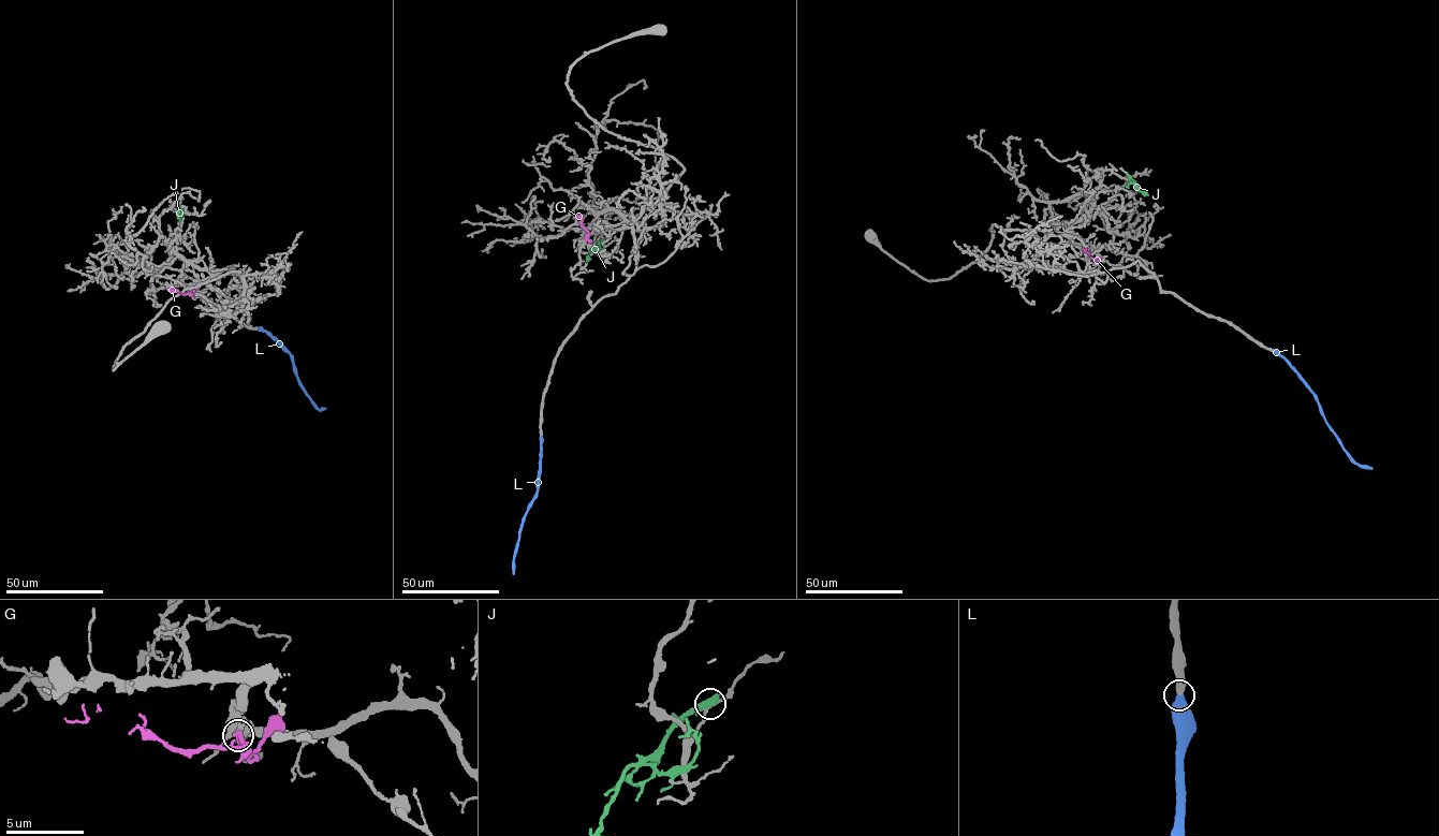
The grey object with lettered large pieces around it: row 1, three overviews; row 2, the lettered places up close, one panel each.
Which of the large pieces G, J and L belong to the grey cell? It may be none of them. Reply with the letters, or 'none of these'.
L

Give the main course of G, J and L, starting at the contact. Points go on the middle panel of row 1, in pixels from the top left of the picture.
G: (586, 237), (588, 233), (582, 226), (582, 218), (574, 216)
J: (601, 240), (591, 248), (586, 259), (590, 259)
L: (541, 436), (537, 490), (518, 532), (513, 574)

